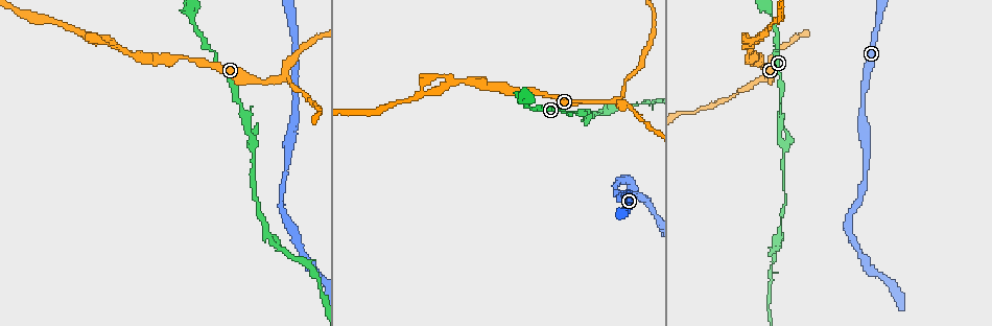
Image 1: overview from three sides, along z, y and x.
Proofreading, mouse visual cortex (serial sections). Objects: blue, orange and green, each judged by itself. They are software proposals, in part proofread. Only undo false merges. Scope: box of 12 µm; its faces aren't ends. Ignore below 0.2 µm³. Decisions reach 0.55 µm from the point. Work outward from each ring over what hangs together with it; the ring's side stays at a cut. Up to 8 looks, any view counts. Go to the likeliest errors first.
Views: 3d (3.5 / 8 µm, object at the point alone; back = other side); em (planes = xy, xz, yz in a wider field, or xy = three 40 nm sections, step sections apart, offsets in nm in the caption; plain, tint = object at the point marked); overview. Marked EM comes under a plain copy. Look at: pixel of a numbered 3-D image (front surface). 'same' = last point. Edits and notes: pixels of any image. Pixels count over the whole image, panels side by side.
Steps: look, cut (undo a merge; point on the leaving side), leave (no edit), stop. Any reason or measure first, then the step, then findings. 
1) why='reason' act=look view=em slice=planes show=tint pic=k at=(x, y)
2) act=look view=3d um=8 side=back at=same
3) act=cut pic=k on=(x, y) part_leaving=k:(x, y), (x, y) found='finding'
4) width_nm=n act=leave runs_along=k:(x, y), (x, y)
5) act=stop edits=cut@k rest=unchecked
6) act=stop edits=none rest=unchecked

why='three arms meet' act=look view=3d um=8 pic=1 at=(284, 77)

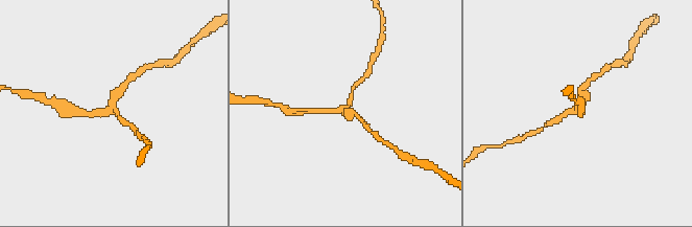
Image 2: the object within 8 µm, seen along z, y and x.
act=look view=3d um=3.5 side=back pic=2 at=(111, 108)

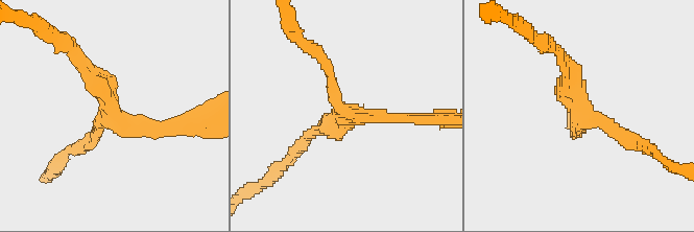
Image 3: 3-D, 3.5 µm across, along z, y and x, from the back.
arms=3 arm_widths_nm=150,200,250 act=look view=em slice=planes show=tint pic=3 at=(114, 116)

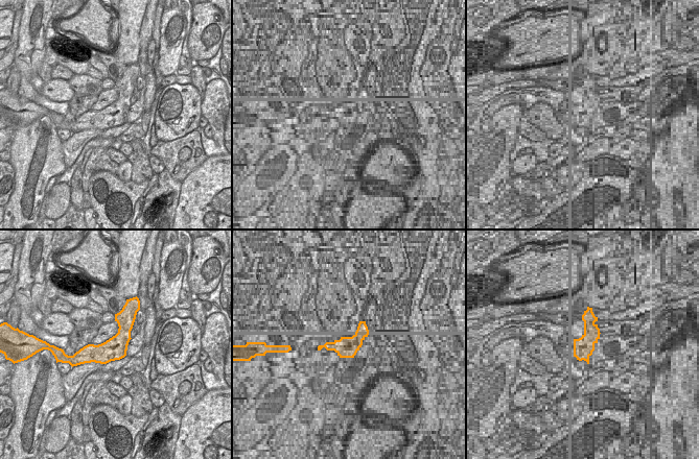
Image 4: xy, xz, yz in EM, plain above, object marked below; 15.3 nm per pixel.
act=leave runs_along=3:(415, 118), (348, 113), (322, 60) found='continuous, no second cell'

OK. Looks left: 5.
why='thin neck' act=look view=3d um=3.5 pic=1 at=(784, 179)

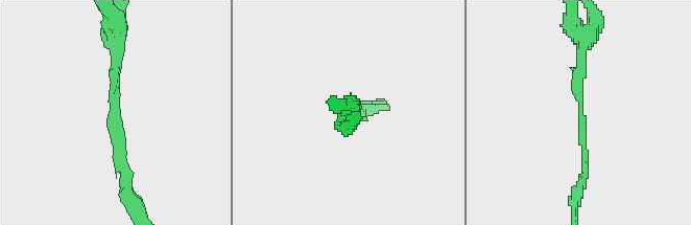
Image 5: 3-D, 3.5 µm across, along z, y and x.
act=look view=em slice=xy step=5 show=tint pic=5 at=(578, 109)

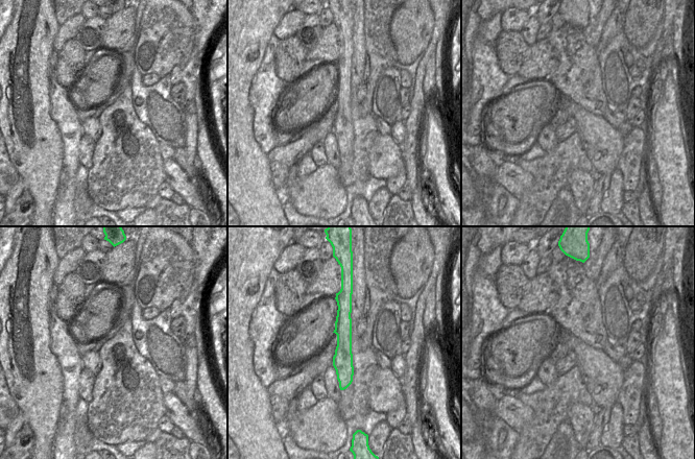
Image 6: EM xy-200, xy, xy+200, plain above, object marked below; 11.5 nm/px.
act=leave runs_along=5:(113, 38), (116, 147), (125, 179) found='all the same cell'

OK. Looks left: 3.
why='thick turns thin' act=look view=3d um=3.5 pic=1 at=(287, 157)

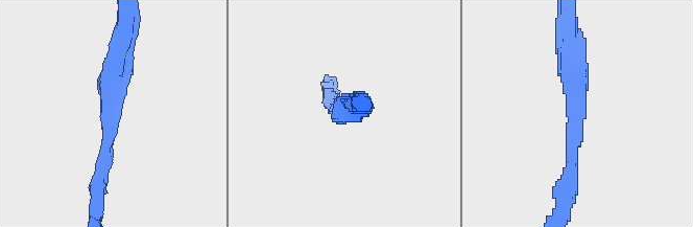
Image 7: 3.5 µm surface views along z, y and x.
arm_widths_nm=200,350 act=look view=em slice=xy step=2 show=tint pic=7 at=(578, 115)

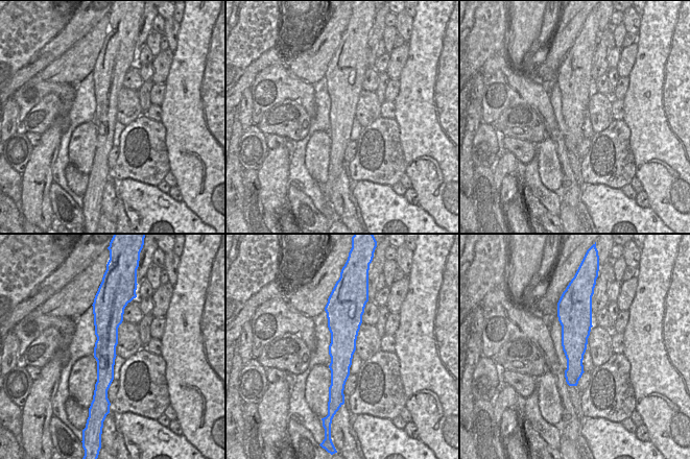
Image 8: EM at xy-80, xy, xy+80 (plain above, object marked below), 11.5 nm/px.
act=leave found='all the same cell'

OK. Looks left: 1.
act=stop edits=none rest=unchecked

